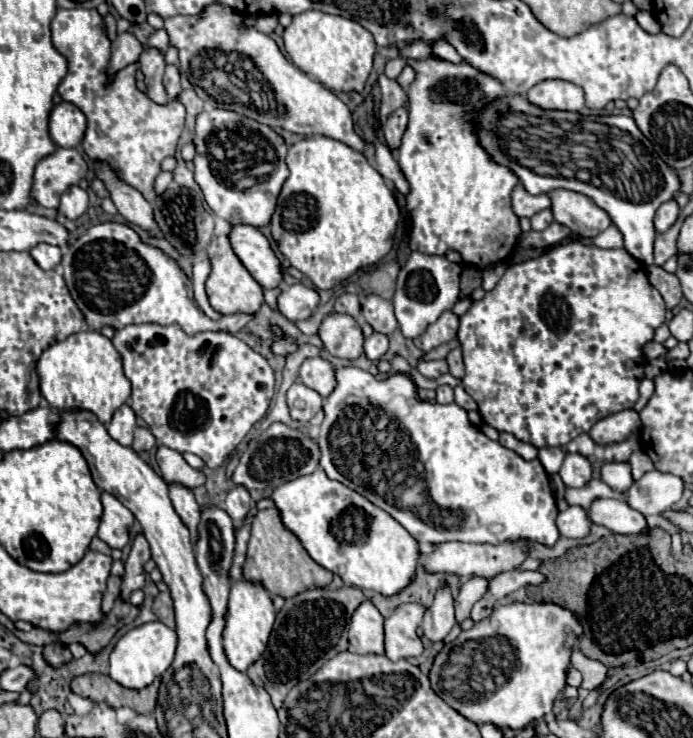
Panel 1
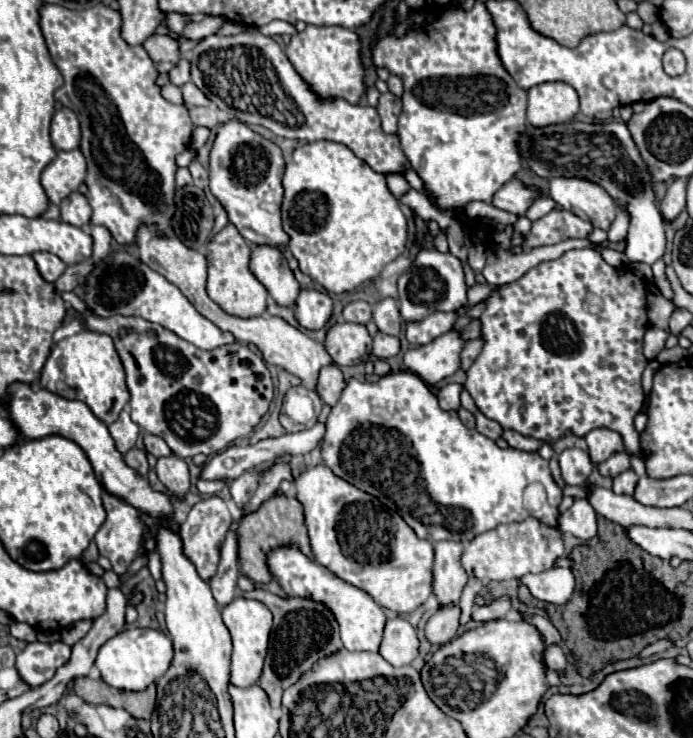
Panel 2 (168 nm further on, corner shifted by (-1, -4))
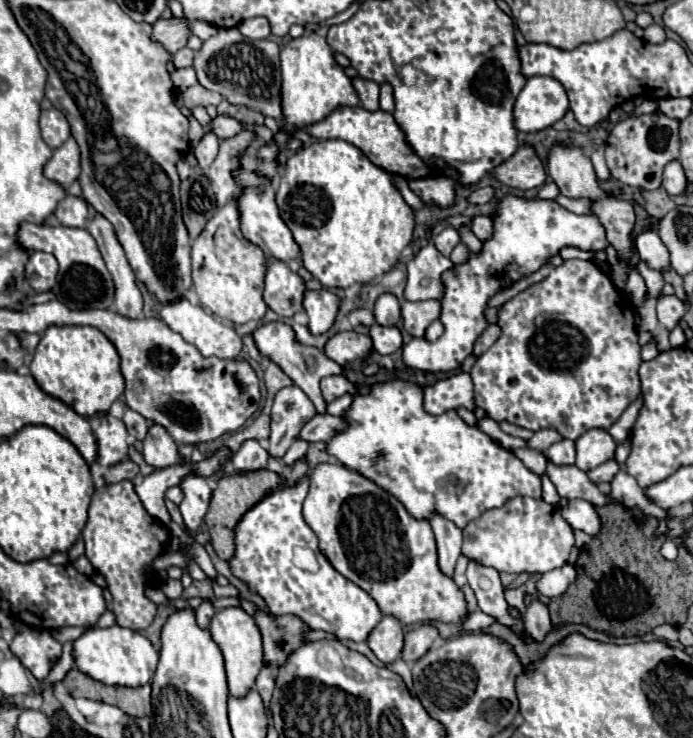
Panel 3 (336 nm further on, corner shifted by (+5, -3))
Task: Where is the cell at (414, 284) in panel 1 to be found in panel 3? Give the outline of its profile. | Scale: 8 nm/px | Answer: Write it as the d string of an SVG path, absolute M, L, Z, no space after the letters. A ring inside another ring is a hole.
M428 243L422 247L412 261L406 265L408 281L404 287L406 301L428 301L428 299L442 299L444 297L444 283L442 273L454 269L454 263L438 253L438 249Z

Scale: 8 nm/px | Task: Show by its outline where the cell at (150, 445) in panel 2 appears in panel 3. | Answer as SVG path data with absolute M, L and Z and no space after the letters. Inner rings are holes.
M126 407L126 413L122 417L128 433L138 439L138 441L144 441L146 439L146 433L148 433L148 421L144 421L144 417L140 417L140 413L132 413L132 409Z

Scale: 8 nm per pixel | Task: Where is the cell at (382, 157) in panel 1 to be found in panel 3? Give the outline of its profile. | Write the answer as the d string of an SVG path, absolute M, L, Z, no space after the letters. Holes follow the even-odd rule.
M444 227L440 231L440 235L434 237L434 247L444 255L444 257L450 257L452 249L460 243L460 235L454 227Z

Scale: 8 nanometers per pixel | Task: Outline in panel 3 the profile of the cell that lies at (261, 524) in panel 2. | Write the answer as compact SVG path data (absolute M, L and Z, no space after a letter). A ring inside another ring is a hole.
M298 461L294 465L292 471L286 473L286 481L282 481L282 477L278 477L272 471L256 471L256 473L246 473L246 475L230 475L230 477L222 477L218 481L218 487L212 493L212 501L210 501L210 511L206 515L206 525L210 529L210 537L212 537L212 545L218 553L220 559L230 561L234 557L236 551L236 543L234 543L234 529L240 523L240 519L256 505L260 503L268 493L284 487L284 485L296 485L306 473L310 471L310 467L306 465L306 461Z

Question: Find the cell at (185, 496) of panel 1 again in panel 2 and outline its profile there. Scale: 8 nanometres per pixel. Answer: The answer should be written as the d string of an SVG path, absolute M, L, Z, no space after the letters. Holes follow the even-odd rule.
M170 454L166 458L158 458L156 464L156 474L160 482L172 490L176 496L184 496L190 488L190 474L188 474L188 464L178 458L176 454Z

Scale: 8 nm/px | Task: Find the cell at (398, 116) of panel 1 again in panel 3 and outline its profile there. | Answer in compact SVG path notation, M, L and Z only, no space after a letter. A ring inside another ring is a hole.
M356 77L352 79L354 83L354 89L362 101L362 107L368 109L368 111L378 111L380 105L378 105L378 91L380 91L380 85L374 83L374 81L368 81L368 79L362 79L362 77Z

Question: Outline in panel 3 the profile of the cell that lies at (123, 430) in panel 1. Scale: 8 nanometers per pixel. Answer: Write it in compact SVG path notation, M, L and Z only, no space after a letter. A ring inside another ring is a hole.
M106 413L96 427L96 441L98 441L98 463L108 467L114 465L128 455L128 431L122 419Z

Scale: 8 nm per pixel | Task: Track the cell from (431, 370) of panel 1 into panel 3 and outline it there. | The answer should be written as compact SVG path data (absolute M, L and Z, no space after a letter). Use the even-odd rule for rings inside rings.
M504 197L498 205L498 215L494 217L494 235L482 245L480 255L470 255L468 263L456 265L452 273L444 273L444 299L440 321L444 323L444 333L436 341L412 339L402 347L402 359L408 367L440 373L456 371L462 361L472 353L474 341L486 329L484 309L488 297L510 287L518 279L540 269L548 257L558 255L566 245L574 245L586 251L606 249L608 241L604 237L604 227L596 215L576 215L562 209L556 201L534 201L520 197Z

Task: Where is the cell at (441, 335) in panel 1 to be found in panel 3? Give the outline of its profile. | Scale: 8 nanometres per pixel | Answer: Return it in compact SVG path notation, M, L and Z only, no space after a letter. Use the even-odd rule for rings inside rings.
M418 301L402 303L402 319L404 319L404 329L412 337L424 337L426 329L440 317L440 301Z

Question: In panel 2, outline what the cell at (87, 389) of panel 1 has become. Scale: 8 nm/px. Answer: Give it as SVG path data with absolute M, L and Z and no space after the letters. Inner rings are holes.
M90 330L68 336L52 348L42 368L40 386L56 392L62 398L84 402L104 424L112 424L130 400L124 366L118 358L118 352L114 350L112 338L108 334L98 334Z

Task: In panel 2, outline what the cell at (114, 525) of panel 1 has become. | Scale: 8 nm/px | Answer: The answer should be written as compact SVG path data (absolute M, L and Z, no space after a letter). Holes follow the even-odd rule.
M104 492L102 494L102 502L104 502L104 510L106 510L106 520L100 526L100 530L94 536L94 542L100 550L100 556L108 558L112 564L112 570L116 574L126 572L126 568L146 552L144 548L144 522L140 520L140 512L138 508L130 506L128 502L124 502L122 498Z

